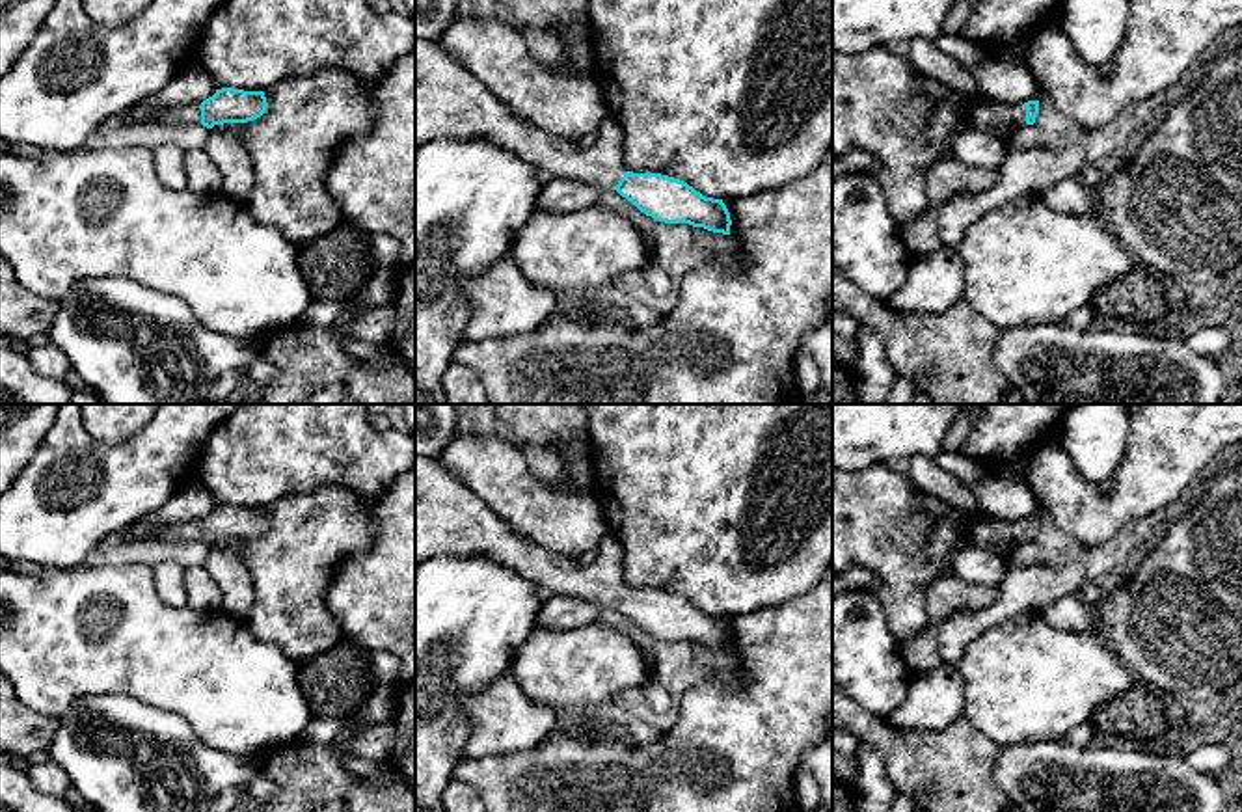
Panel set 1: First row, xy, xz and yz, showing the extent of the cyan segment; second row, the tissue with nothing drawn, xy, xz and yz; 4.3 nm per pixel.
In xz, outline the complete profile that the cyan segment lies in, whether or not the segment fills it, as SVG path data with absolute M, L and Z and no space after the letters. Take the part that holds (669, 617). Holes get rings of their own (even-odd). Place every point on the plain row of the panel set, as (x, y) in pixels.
M415 454L415 566L434 557L484 557L514 568L523 577L538 583L547 594L616 607L654 637L689 641L730 652L732 637L722 616L706 615L687 600L668 592L628 589L622 581L624 551L611 533L601 538L596 551L598 559L585 566L572 557L542 548L499 518L452 471L441 466L439 456Z

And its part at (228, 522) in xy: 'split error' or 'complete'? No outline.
split error

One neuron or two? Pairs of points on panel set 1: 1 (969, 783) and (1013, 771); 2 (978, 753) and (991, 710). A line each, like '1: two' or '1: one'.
1: two
2: two

